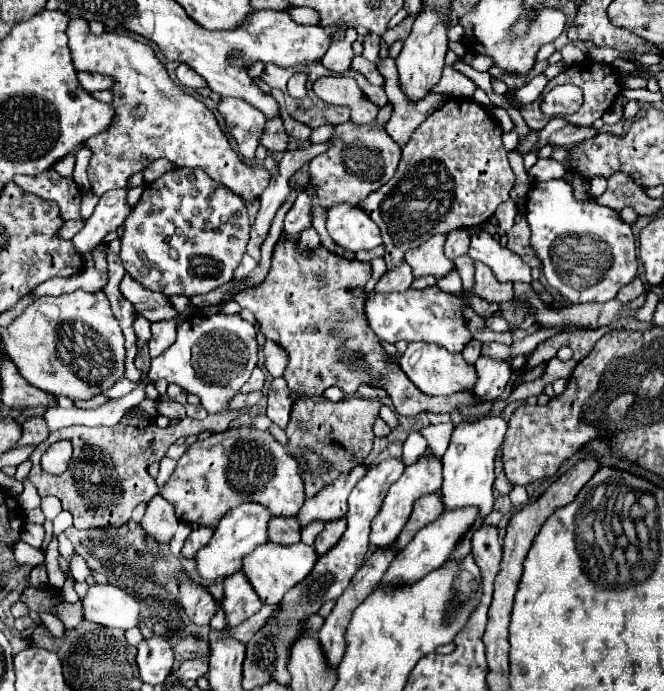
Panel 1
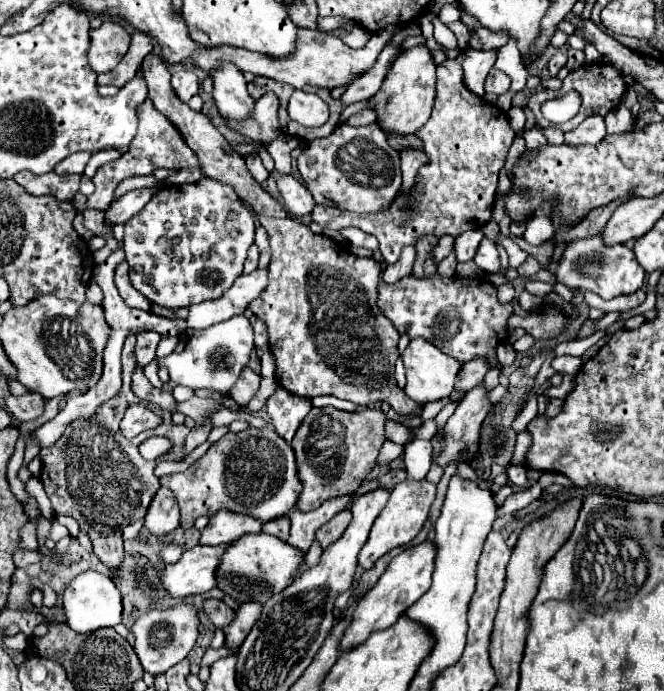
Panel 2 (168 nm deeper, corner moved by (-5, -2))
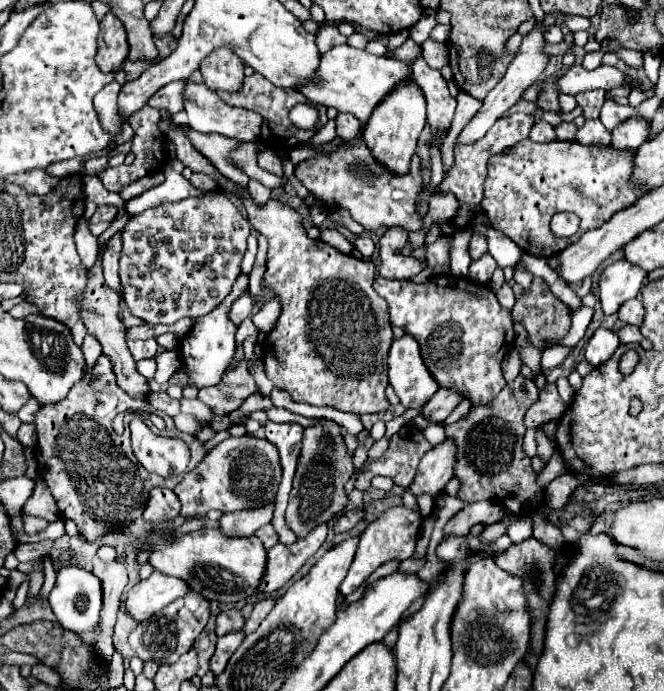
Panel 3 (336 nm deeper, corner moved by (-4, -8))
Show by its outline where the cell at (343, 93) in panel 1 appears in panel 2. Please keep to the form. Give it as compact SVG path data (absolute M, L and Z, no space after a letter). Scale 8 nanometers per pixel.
M362 110L362 112L348 118L350 126L368 126L372 122L374 122L374 112L372 110Z

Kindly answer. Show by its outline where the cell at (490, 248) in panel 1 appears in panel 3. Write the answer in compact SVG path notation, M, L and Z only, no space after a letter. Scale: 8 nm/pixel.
M487 252L487 254L483 254L477 262L471 262L469 276L471 276L471 280L475 280L475 282L479 282L479 284L487 284L487 282L491 280L491 274L493 274L495 268L497 268L497 262L495 262L495 258Z

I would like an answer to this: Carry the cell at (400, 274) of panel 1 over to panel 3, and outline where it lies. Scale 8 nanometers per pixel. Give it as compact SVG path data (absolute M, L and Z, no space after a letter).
M391 226L381 236L381 240L379 240L379 246L381 246L379 276L407 280L407 278L413 278L415 274L419 274L425 268L425 264L415 260L413 256L401 254L401 250L407 244L407 238L409 238L409 232L401 226Z

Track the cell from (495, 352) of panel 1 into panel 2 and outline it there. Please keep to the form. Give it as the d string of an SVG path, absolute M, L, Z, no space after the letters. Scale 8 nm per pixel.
M474 358L466 364L462 364L462 370L458 372L458 378L456 378L456 384L454 384L454 392L468 392L472 390L474 386L478 386L484 378L484 374L488 372L488 362L484 358Z

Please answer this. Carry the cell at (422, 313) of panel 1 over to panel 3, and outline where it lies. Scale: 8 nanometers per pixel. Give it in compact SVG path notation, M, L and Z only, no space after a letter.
M375 278L373 288L379 296L383 296L389 304L391 324L401 326L407 334L411 334L421 348L421 356L427 364L427 368L433 372L433 378L443 388L457 388L467 398L471 398L473 404L489 404L497 392L507 384L501 372L501 360L515 348L515 332L513 332L513 320L511 310L503 308L493 290L485 284L477 282L463 282L463 280L447 280L447 286L437 284L437 280L427 280L423 284L415 284L411 280L385 280Z

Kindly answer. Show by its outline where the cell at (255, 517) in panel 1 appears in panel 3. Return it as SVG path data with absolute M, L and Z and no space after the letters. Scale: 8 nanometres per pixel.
M153 572L147 580L141 580L137 586L133 586L127 594L127 612L137 620L147 620L155 612L167 608L173 600L185 596L189 592L189 586L185 580L179 580L175 576L165 576L163 572Z

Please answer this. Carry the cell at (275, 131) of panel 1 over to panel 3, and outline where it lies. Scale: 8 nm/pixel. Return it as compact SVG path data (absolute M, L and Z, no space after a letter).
M187 82L185 112L189 114L189 126L197 132L203 132L203 134L217 132L217 134L223 134L227 138L237 138L237 140L243 140L243 142L255 142L261 136L263 118L257 112L225 104L219 96L213 96L213 92L209 92L209 88L205 88L205 84Z

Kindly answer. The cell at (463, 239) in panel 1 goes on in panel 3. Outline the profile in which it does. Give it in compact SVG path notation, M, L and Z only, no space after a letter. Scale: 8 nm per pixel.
M473 234L471 242L469 242L469 256L473 260L479 260L485 252L487 252L487 240L483 236L479 236L479 234Z

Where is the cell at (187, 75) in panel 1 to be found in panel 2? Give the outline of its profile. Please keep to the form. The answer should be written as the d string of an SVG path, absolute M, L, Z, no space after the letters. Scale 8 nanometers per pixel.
M176 70L170 84L182 102L188 102L198 92L198 76L192 70Z

